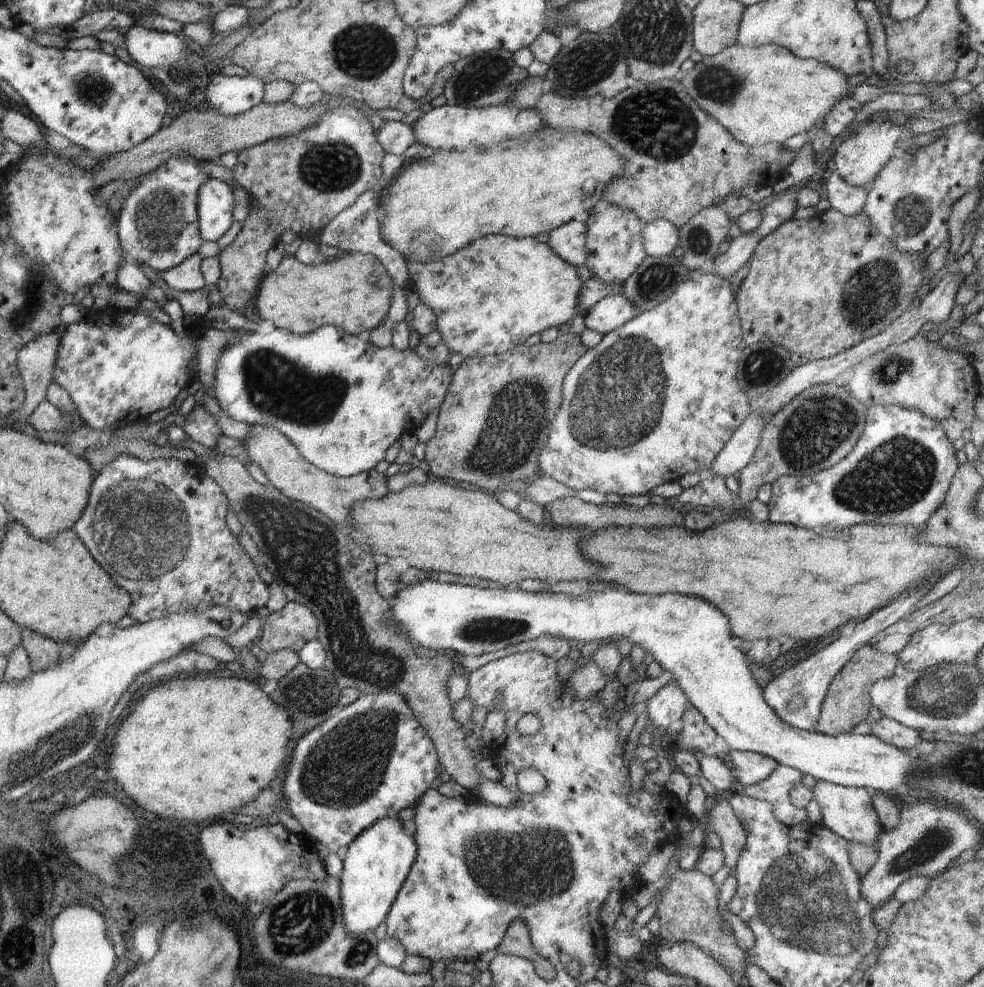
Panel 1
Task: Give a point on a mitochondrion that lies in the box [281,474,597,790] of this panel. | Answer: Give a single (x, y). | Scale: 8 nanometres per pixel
(485, 629)

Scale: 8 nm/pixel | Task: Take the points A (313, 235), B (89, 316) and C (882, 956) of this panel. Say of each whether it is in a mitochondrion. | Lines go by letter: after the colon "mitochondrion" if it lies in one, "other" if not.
A: other
B: other
C: mitochondrion

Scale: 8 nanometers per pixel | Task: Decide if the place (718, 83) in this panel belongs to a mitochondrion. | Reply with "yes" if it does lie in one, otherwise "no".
yes

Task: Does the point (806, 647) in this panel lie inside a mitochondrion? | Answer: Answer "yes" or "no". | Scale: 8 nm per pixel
no

